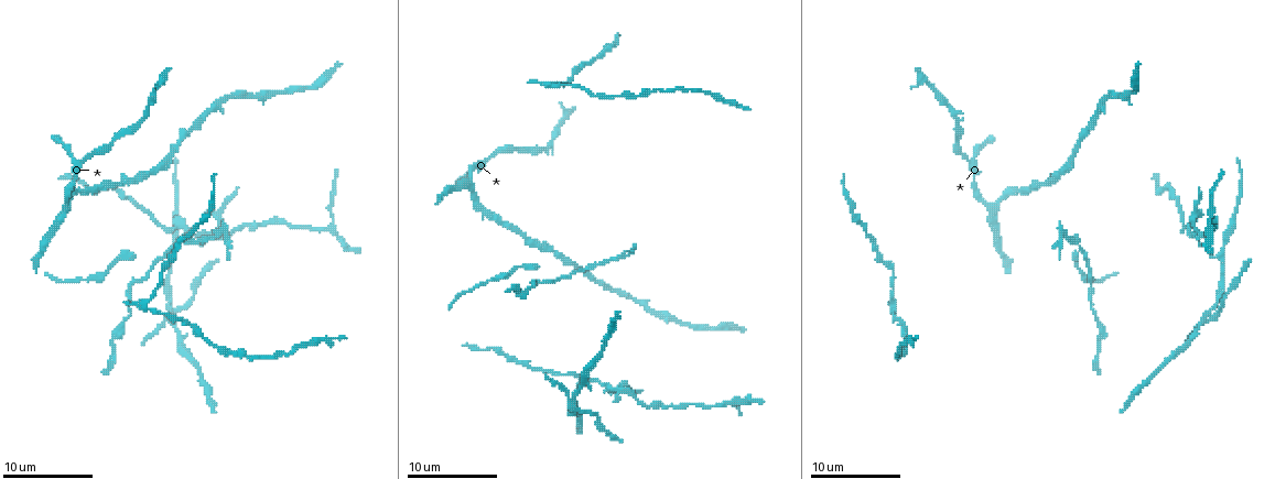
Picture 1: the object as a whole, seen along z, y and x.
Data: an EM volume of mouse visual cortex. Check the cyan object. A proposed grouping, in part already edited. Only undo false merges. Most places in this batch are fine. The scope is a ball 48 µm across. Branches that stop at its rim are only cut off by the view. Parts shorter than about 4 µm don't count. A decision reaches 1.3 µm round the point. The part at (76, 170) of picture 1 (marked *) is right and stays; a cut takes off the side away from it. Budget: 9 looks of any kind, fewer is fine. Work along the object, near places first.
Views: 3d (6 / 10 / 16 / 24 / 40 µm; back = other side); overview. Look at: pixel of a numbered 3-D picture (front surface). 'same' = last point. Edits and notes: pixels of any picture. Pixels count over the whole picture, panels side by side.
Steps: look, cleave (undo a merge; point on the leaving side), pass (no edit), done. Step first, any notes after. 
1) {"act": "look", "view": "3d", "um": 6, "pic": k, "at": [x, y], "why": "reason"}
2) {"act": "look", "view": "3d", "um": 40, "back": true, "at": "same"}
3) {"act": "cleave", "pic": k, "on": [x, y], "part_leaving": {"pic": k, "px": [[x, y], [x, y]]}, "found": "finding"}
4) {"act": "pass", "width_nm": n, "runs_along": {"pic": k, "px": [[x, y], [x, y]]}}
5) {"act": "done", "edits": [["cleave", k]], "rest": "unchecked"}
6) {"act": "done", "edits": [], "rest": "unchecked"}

{"act": "look", "view": "3d", "um": 10, "pic": 1, "at": [1083, 271], "why": "thick turns thin"}

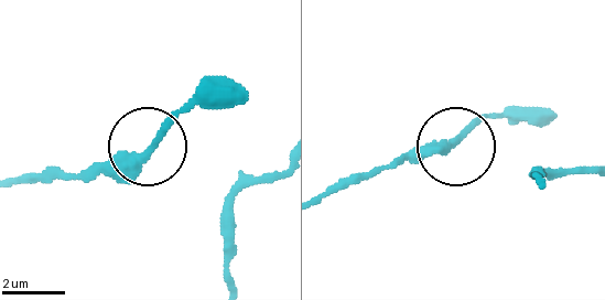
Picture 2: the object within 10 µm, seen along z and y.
{"act": "pass", "found": "continuous, no second neuron"}

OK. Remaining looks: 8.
{"act": "look", "view": "3d", "um": 10, "pic": 1, "at": [525, 295]}

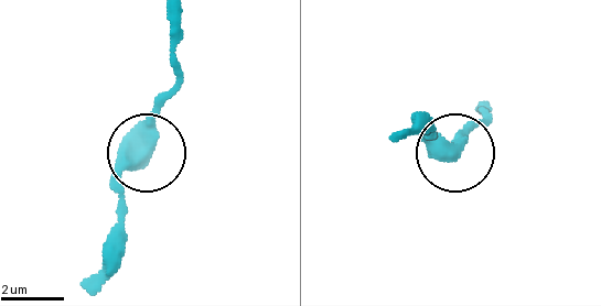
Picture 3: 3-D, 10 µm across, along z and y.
{"act": "look", "view": "3d", "um": 6, "pic": 3, "at": [144, 156]}

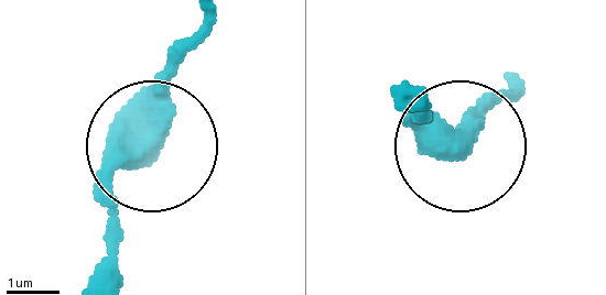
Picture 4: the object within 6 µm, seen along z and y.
{"act": "pass", "side_arm_um": 5, "found": "all the same neuron"}

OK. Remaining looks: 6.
{"act": "look", "view": "3d", "um": 16, "pic": 1, "at": [586, 267]}

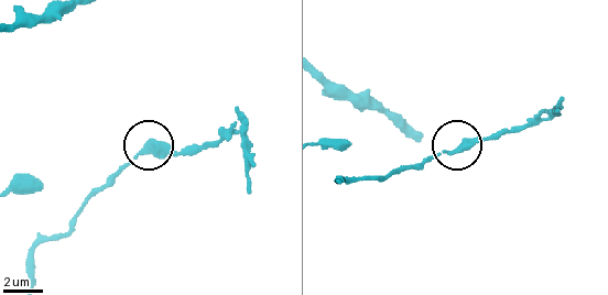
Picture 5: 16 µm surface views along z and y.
{"act": "pass", "found": "continuous, no second neuron"}

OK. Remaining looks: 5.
{"act": "look", "view": "3d", "um": 16, "pic": 1, "at": [615, 389], "why": "four or more arms meet"}

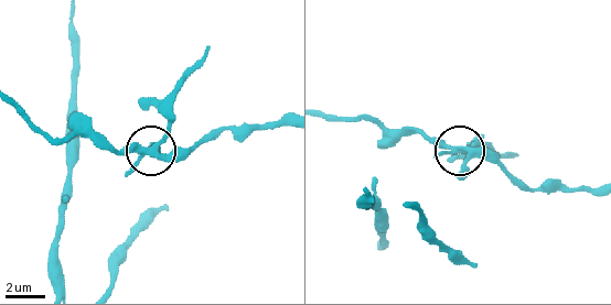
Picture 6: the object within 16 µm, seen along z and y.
{"act": "look", "view": "3d", "um": 16, "back": true, "pic": 6, "at": [156, 147], "why": "from behind"}

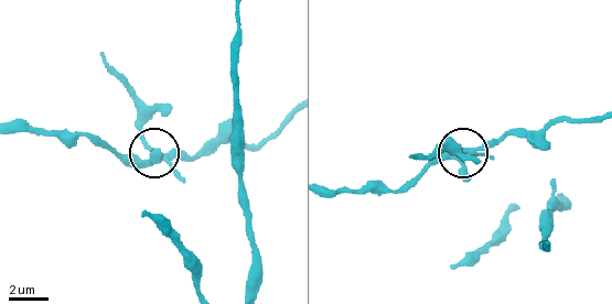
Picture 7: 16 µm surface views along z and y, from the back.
{"act": "cleave", "pic": 7, "on": [140, 133], "side_arm_um": 6, "part_leaving": {"pic": 7, "px": [[466, 150], [443, 145], [427, 155], [409, 155]]}, "found": "a second neuron is stuck on"}

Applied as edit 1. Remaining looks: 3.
{"act": "done", "edits": [["cleave", 7]], "rest": "unchecked"}

